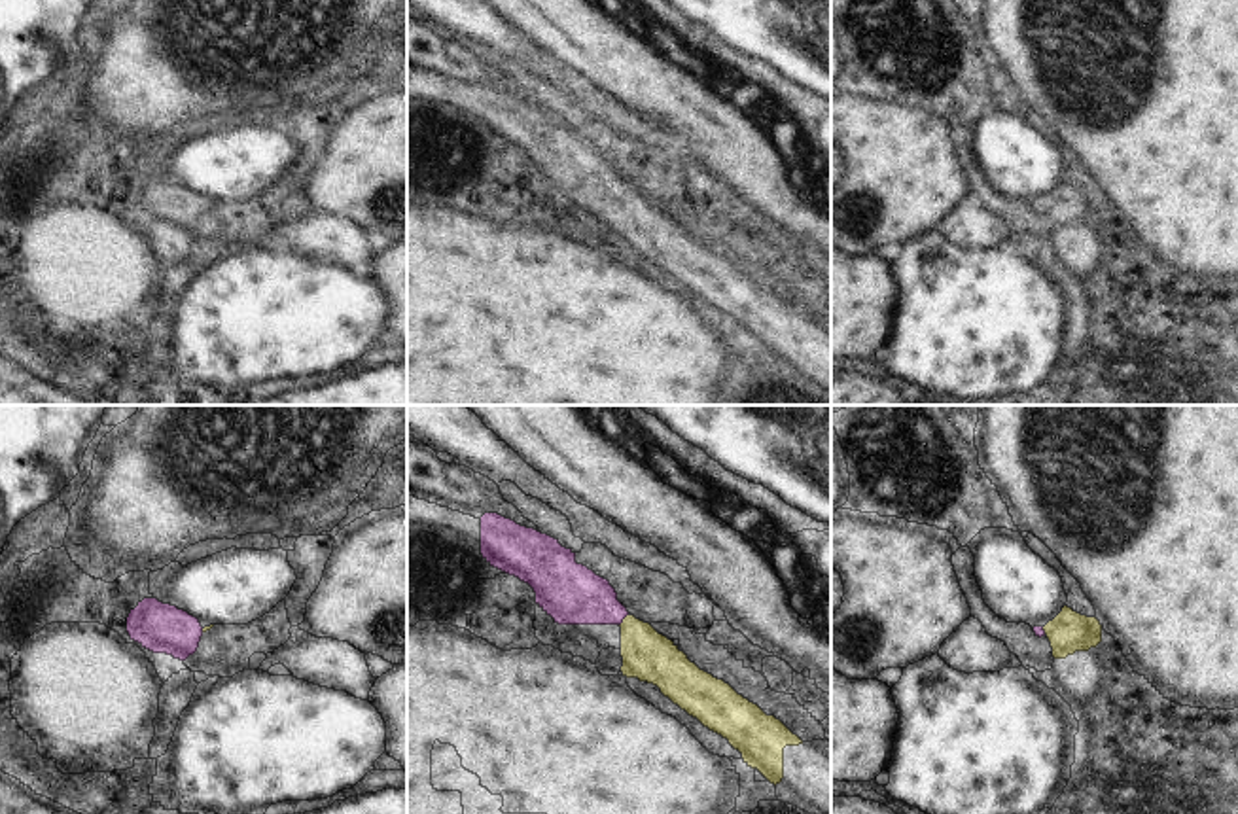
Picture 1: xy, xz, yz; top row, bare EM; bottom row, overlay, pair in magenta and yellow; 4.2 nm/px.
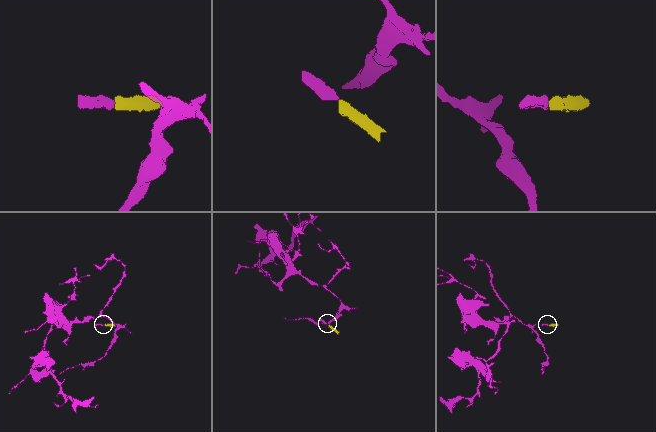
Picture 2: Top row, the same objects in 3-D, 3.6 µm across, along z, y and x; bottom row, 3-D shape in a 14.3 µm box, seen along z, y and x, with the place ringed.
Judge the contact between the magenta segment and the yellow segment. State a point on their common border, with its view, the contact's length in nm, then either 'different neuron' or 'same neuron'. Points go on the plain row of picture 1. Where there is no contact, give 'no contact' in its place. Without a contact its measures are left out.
meets magenta in xz at (623, 194); contact 70 nm long; same neuron

